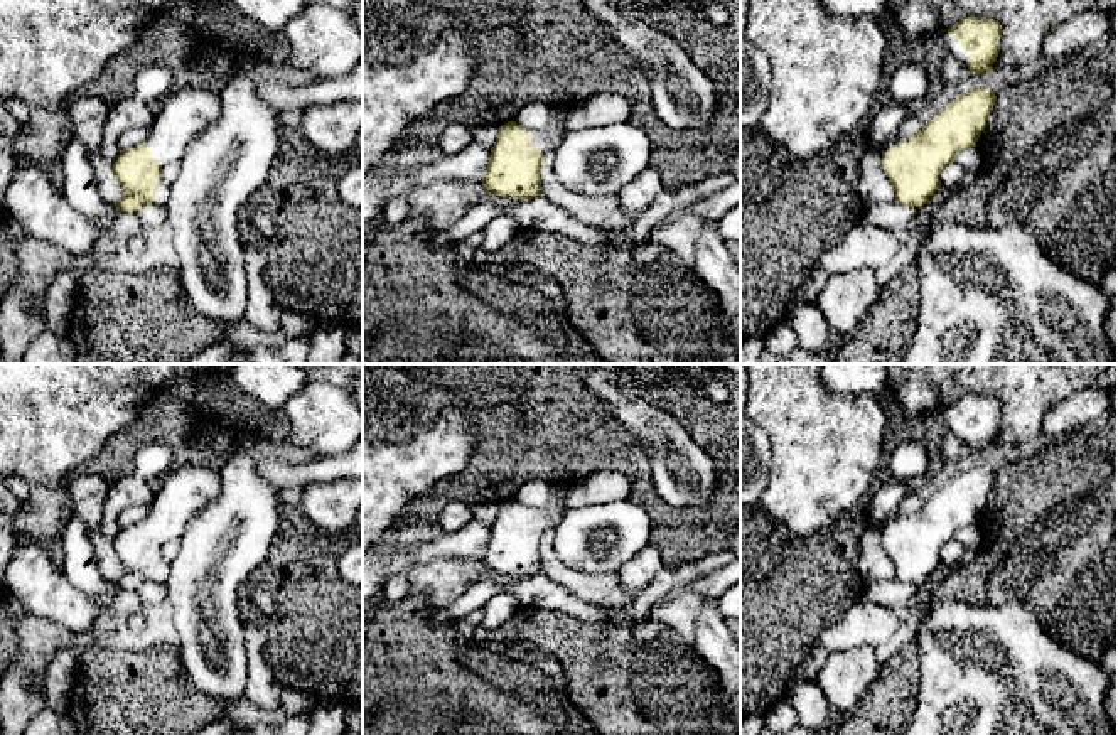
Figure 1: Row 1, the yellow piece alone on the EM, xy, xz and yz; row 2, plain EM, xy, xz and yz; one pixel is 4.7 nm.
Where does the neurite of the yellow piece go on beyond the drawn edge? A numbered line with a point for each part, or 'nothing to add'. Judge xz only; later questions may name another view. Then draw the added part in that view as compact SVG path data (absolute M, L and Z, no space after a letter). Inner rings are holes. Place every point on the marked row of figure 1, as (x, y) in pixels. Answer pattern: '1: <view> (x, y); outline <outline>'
1: xz (547, 140); outline M555 106L551 113L551 123L546 130L531 130L531 143L545 153L555 152L563 135L568 131L567 126L568 106Z

